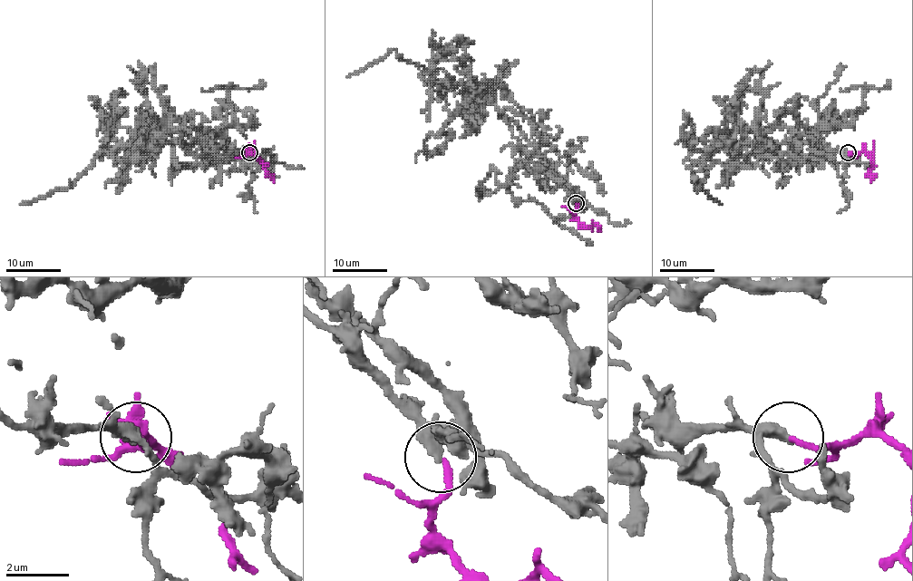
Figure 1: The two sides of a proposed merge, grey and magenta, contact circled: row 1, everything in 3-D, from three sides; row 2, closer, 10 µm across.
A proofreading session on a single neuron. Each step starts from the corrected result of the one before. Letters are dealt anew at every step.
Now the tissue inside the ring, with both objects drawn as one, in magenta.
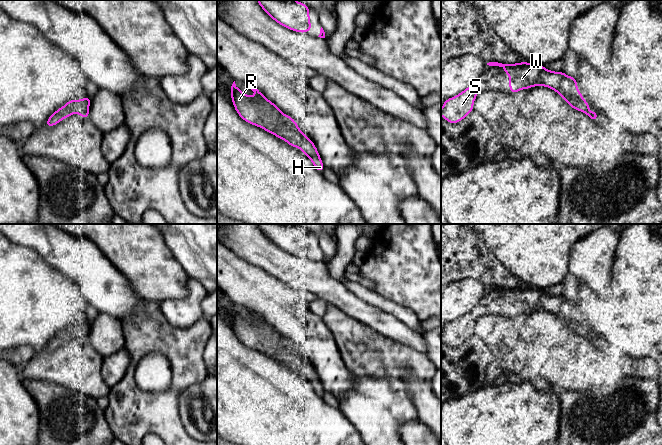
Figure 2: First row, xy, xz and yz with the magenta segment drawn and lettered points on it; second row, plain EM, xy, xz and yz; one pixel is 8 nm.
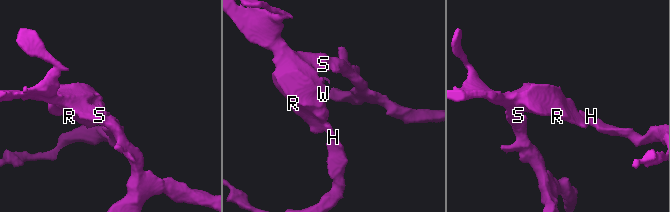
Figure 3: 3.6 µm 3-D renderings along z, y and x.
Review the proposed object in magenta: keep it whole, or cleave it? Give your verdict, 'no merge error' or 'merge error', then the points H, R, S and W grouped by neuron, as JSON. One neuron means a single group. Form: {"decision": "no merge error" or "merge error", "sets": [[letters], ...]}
{"decision": "no merge error", "sets": [["H", "R", "S", "W"]]}

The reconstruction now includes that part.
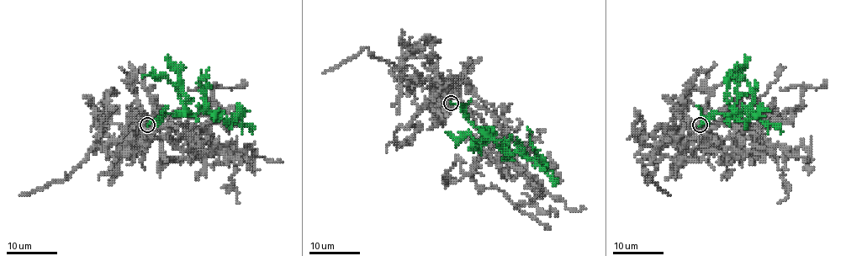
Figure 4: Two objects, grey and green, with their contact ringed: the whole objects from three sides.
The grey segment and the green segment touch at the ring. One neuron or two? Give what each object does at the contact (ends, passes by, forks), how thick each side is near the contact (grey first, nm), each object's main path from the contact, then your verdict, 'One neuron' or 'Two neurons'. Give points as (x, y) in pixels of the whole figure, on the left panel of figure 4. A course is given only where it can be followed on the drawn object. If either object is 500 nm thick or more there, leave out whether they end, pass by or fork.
At the ring grey forks. At the ring green ends. Thickness 340 nm (grey) against 240 nm. Course of grey: (148, 125), (163, 137), (180, 123), (207, 132), (237, 121), (213, 88), (247, 83). Course of green: (148, 124), (164, 114), (193, 115), (207, 110), (215, 118), (235, 115), (228, 120), (227, 118), (227, 126). One neuron

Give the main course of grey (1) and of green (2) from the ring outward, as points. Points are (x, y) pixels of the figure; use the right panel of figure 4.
1: (700, 125), (693, 130), (703, 137), (720, 123), (753, 132), (786, 121), (804, 88), (826, 83)
2: (700, 124), (703, 119), (716, 114), (741, 115), (750, 110), (750, 118), (757, 118), (732, 118), (728, 126)

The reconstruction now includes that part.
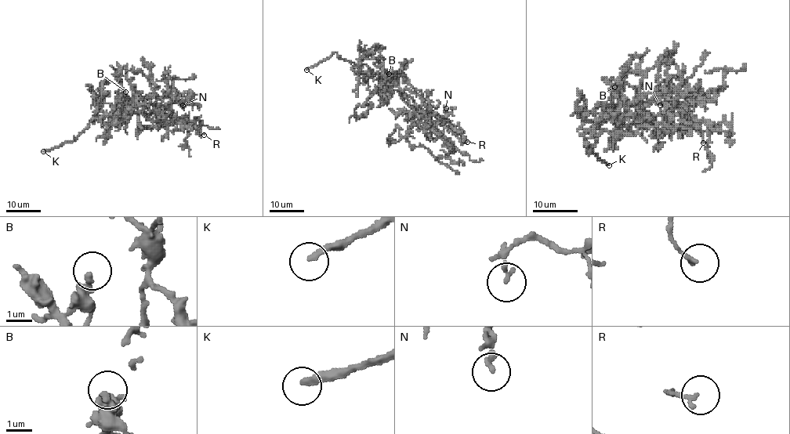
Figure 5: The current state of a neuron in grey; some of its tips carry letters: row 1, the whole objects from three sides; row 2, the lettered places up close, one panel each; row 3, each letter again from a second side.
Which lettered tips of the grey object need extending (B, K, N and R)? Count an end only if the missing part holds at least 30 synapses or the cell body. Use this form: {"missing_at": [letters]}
{"missing_at": ["K"]}

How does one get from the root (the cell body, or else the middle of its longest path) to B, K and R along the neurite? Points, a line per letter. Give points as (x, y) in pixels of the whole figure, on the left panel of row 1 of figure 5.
B: (139, 110), (128, 110), (124, 115), (120, 113), (125, 92)
K: (139, 110), (128, 110), (124, 115), (120, 111), (108, 124), (95, 118), (74, 139), (67, 140), (43, 151)
R: (139, 110), (148, 119), (164, 124), (199, 121), (201, 132), (204, 135)

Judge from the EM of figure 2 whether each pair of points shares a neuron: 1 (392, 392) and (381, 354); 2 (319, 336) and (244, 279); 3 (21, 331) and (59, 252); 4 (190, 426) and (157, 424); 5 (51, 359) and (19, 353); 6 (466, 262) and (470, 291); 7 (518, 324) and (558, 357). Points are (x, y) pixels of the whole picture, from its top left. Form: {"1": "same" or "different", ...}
{"1": "different", "2": "same", "3": "different", "4": "different", "5": "different", "6": "different", "7": "different"}

